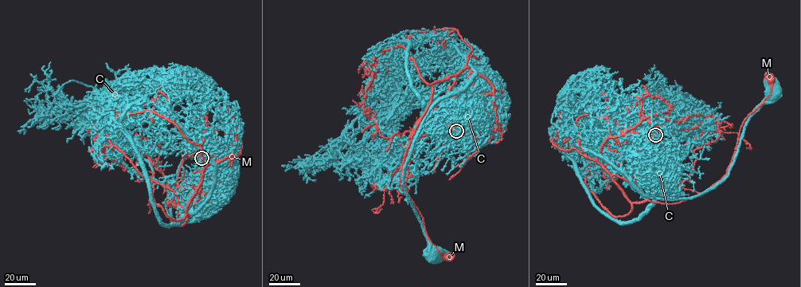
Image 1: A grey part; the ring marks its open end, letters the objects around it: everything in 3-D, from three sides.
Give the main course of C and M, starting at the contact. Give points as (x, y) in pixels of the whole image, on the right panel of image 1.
C: (656, 135), (654, 146), (670, 180), (666, 190), (674, 198), (701, 194), (728, 174), (744, 127), (772, 90)
M: (655, 135), (607, 137), (597, 161), (631, 202), (701, 194), (726, 173), (770, 80)

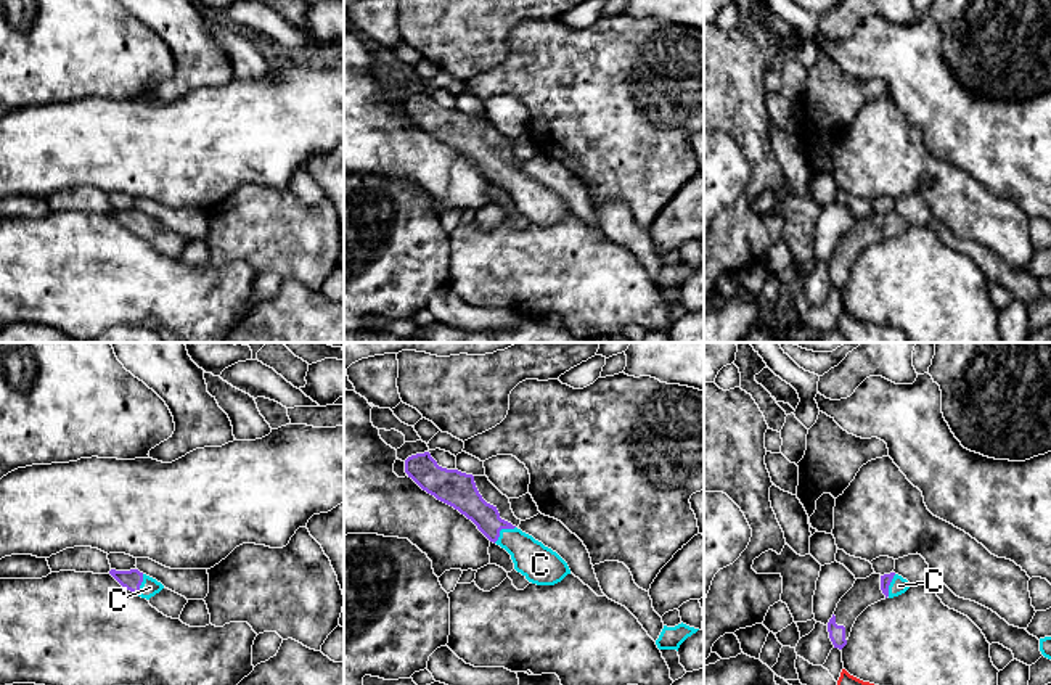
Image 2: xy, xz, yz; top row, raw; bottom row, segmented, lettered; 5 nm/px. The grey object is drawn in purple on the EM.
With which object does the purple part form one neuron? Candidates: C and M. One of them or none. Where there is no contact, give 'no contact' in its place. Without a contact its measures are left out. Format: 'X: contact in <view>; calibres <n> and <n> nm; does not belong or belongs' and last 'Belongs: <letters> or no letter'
C: contact in xz; calibres 160 and 180 nm; belongs
M: no contact; does not belong
Belongs: C

